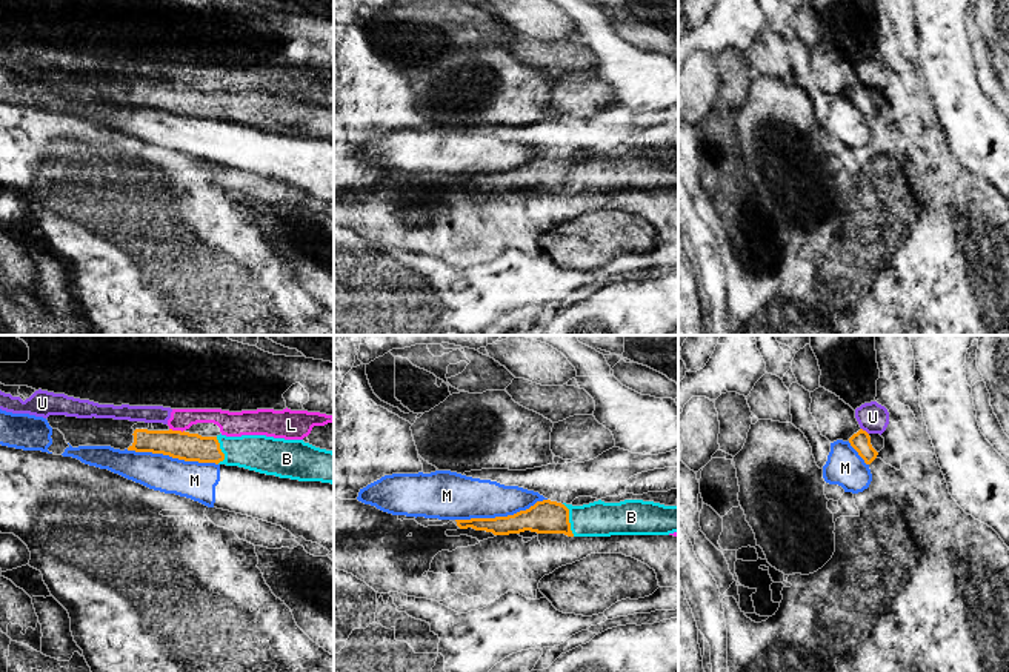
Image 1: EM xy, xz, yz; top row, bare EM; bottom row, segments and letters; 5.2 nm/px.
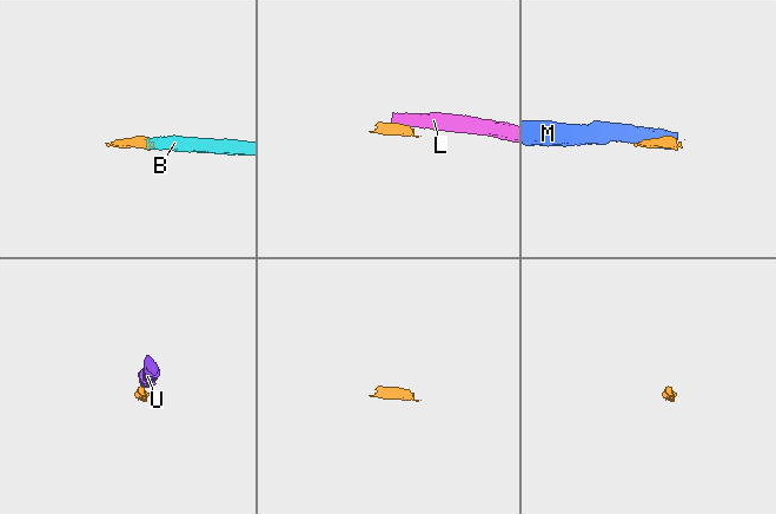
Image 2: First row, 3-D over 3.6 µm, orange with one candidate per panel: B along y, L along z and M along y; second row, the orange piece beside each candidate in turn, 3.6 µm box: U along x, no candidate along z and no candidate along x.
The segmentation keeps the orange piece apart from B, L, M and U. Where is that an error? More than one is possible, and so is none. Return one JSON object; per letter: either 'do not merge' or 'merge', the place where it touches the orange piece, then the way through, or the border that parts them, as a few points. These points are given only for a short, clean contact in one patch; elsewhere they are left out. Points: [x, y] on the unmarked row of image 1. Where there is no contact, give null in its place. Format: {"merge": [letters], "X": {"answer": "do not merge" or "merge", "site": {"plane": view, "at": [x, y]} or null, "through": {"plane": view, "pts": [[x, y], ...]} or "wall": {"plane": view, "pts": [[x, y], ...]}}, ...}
{"merge": ["B"], "B": {"answer": "merge", "site": {"plane": "xz", "at": [568, 176]}, "through": {"plane": "xz", "pts": [[545, 172], [568, 176], [599, 174]]}}, "L": {"answer": "do not merge", "site": {"plane": "xy", "at": [177, 86]}, "wall": {"plane": "xy", "pts": [[169, 83], [183, 86]]}}, "M": {"answer": "do not merge", "site": {"plane": "xz", "at": [500, 172]}}, "U": {"answer": "do not merge", "site": {"plane": "yz", "at": [865, 86]}, "wall": {"plane": "yz", "pts": [[862, 83], [868, 89]]}}}

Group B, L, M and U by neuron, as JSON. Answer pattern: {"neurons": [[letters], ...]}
{"neurons": [["B"], ["L", "U"], ["M"]]}

